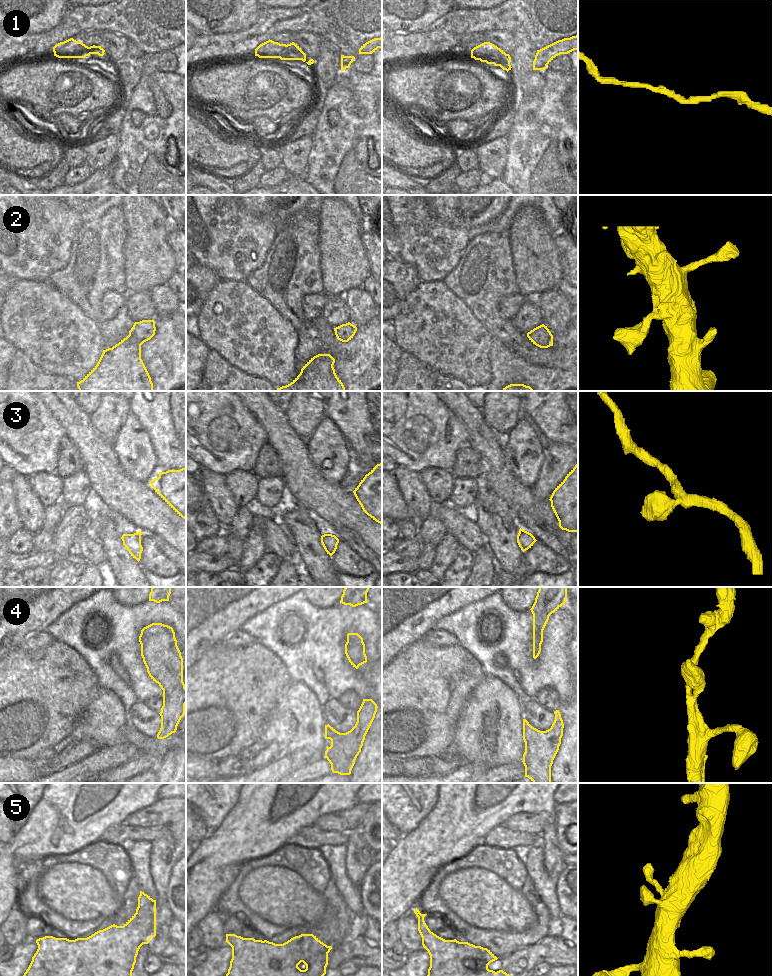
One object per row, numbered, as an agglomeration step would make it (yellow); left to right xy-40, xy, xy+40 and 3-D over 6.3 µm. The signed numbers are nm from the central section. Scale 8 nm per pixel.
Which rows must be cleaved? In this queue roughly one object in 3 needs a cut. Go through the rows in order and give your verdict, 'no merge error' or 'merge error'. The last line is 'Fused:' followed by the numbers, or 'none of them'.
1: no merge error
2: no merge error
3: no merge error
4: no merge error
5: no merge error
Fused: none of them

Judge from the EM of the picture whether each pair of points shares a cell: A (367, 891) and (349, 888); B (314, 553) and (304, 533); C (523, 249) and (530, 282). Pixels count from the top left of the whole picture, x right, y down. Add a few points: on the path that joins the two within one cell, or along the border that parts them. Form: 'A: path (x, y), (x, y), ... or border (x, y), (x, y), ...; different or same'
A: border (359, 886), (359, 898), (364, 913); different
B: path (309, 548), (307, 546), (307, 538); same
C: path (530, 257), (530, 274); same

